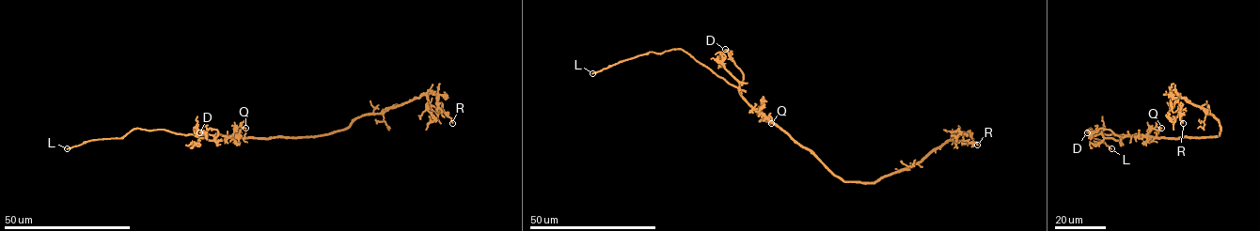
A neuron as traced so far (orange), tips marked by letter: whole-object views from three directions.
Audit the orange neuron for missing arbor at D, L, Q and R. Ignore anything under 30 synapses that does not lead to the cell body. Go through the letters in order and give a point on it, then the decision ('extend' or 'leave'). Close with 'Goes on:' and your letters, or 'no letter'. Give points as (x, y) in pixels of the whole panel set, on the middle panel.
D: at (725, 49); leave
L: at (592, 73); extend
Q: at (771, 123); leave
R: at (977, 145); leave
Goes on: L

